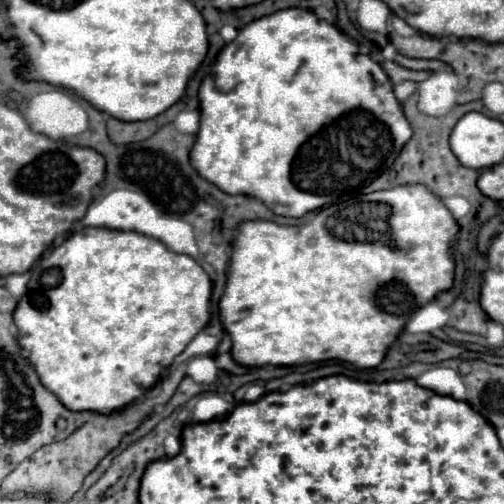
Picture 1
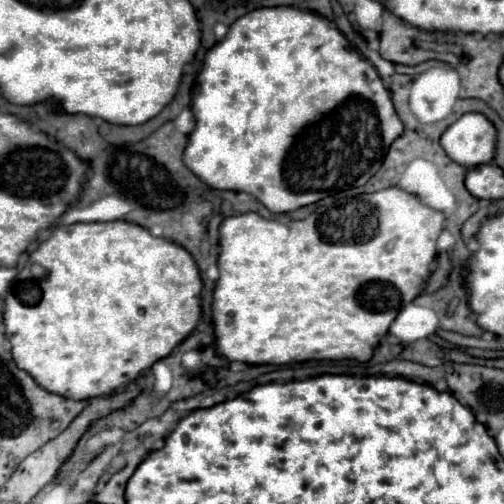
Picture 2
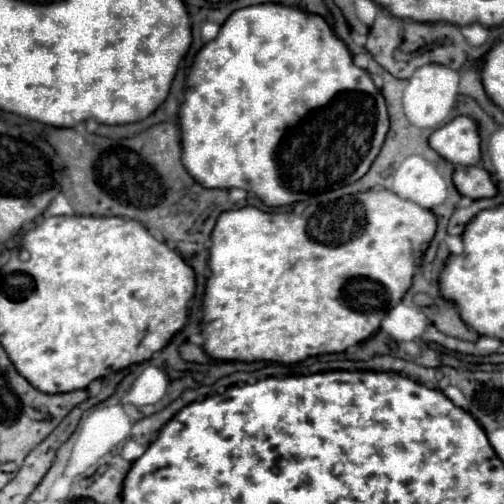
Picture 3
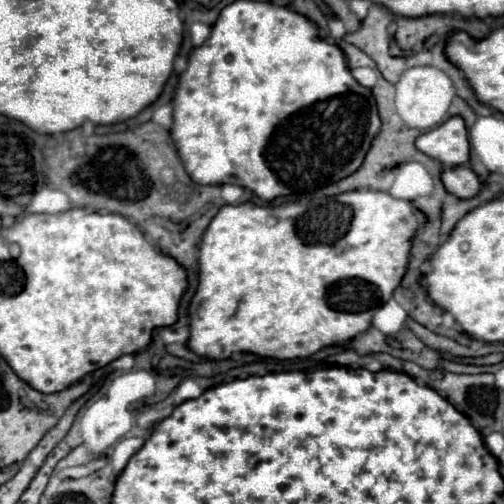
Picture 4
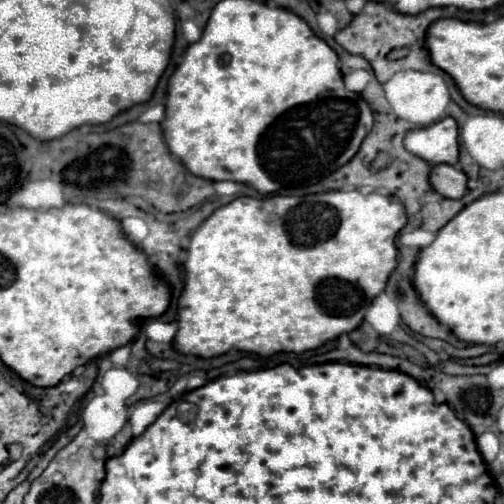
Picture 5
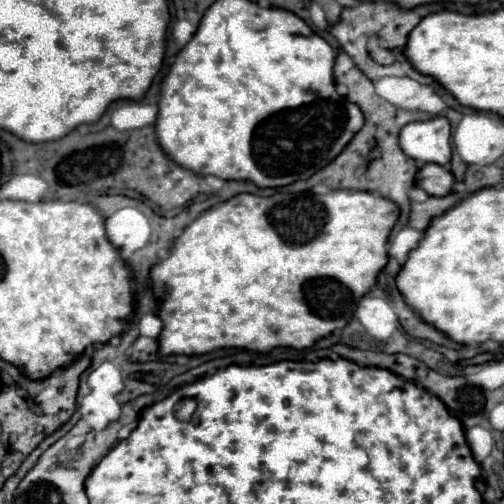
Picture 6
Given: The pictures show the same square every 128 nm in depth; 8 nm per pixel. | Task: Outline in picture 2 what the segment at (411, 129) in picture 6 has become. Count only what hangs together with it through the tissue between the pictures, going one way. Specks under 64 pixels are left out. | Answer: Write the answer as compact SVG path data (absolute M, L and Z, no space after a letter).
M468 112L442 134L440 144L456 164L472 168L494 160L496 138L496 126L484 114Z

